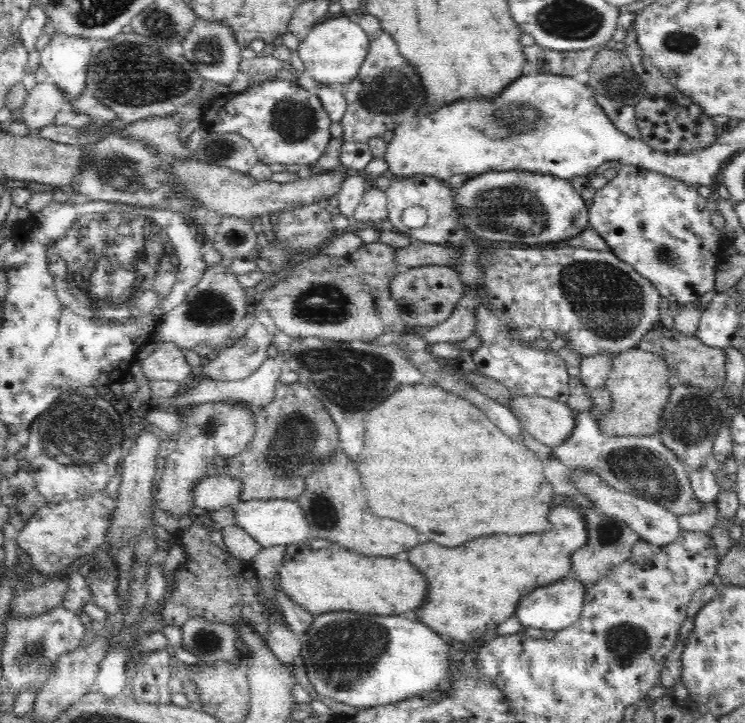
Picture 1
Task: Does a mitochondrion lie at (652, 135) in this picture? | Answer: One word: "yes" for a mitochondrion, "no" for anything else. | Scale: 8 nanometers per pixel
no

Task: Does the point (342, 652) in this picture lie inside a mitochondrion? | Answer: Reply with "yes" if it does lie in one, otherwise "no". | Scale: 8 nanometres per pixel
yes

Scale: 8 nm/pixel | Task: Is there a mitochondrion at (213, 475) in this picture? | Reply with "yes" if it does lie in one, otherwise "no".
no

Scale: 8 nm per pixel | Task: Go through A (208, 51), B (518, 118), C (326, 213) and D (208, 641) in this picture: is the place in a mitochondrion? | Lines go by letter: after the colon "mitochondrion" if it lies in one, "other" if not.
A: mitochondrion
B: mitochondrion
C: other
D: mitochondrion

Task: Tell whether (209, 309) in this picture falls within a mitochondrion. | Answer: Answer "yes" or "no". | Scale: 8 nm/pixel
yes

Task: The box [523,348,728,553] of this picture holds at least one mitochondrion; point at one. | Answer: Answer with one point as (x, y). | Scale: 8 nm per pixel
(642, 470)

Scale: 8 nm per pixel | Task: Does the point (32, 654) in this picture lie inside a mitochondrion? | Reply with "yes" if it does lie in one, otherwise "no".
yes

